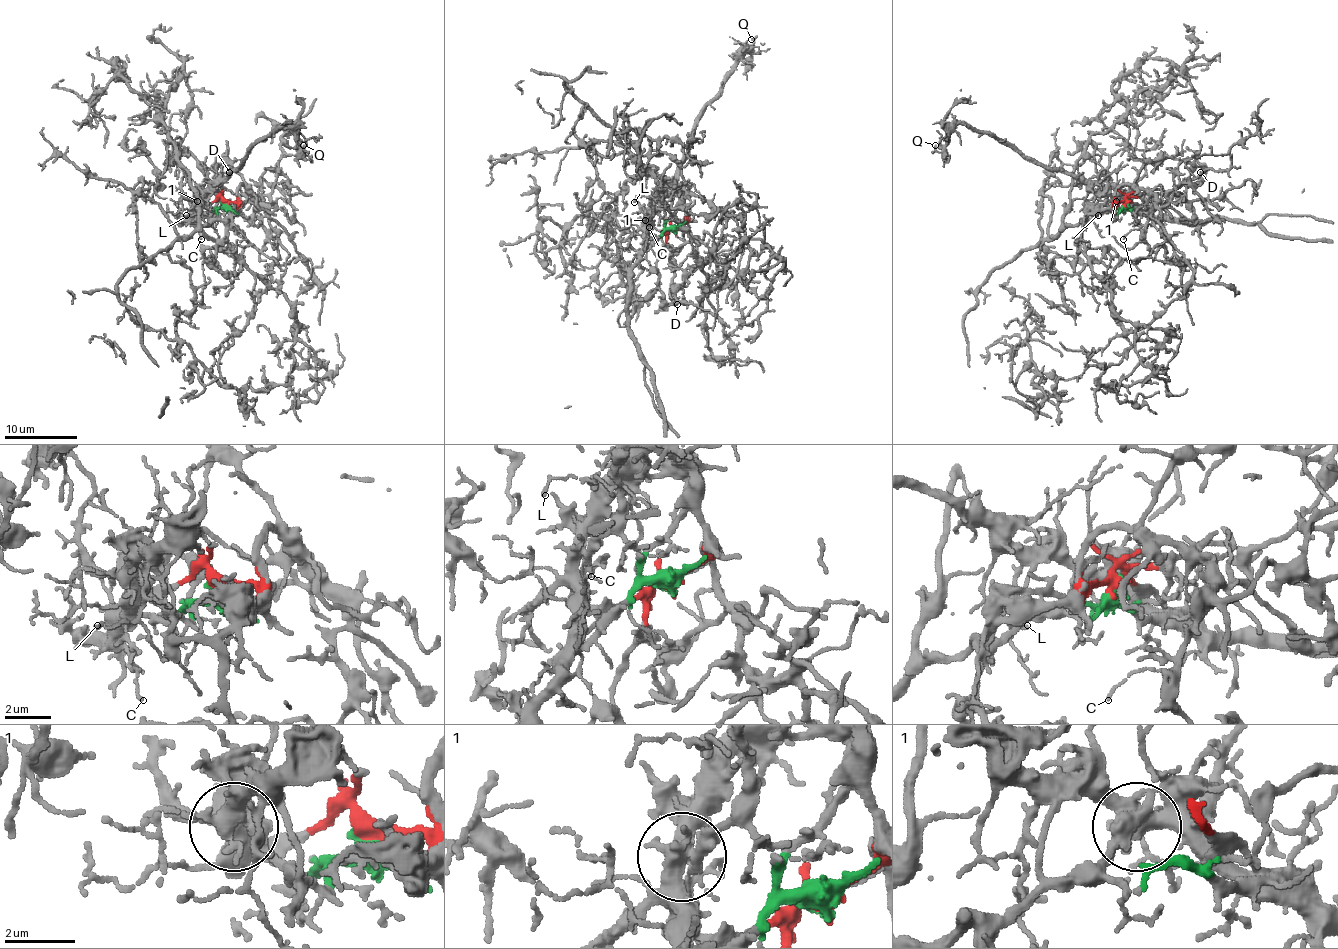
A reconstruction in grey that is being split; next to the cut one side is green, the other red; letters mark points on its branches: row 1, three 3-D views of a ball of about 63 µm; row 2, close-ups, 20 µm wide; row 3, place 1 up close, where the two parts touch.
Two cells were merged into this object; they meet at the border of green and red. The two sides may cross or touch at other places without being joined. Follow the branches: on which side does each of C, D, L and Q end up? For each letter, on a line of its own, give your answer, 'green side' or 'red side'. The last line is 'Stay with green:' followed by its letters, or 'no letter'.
C: green side
D: red side
L: green side
Q: green side
Stay with green: C, L, Q

